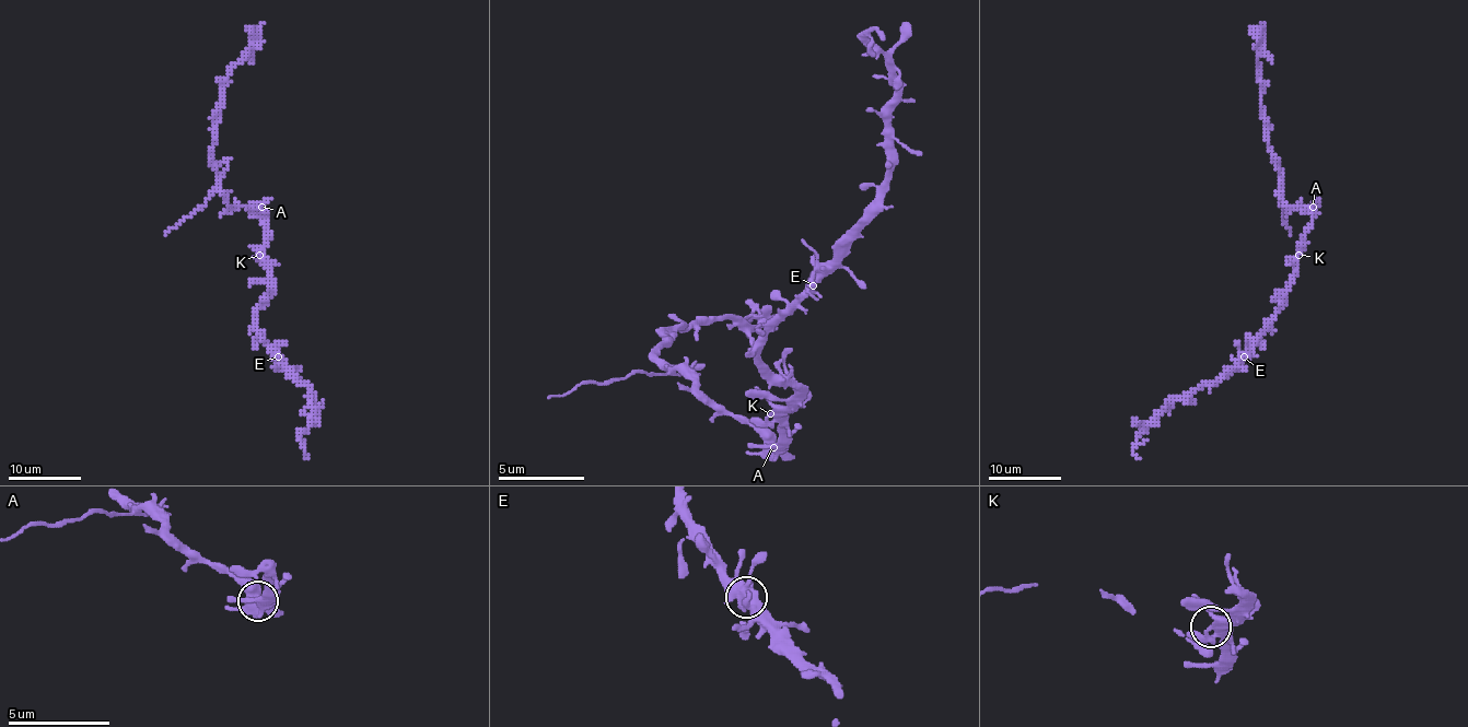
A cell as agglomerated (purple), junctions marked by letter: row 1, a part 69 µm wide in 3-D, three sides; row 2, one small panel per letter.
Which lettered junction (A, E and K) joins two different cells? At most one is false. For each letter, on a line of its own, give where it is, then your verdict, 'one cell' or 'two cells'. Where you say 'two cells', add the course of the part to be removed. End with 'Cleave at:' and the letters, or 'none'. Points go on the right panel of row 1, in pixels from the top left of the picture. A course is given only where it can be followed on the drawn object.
A: at (1313, 207); two cells; foreign part runs (1313, 207), (1289, 207), (1280, 190), (1280, 166), (1272, 160), (1261, 106), (1258, 59), (1261, 22)
E: at (1244, 356); one cell
K: at (1298, 255); one cell
Cleave at: A

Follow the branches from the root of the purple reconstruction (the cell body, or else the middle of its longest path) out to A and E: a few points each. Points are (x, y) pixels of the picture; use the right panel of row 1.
A: (1298, 256), (1301, 239), (1309, 227), (1313, 207)
E: (1298, 256), (1295, 278), (1283, 304), (1244, 356)

